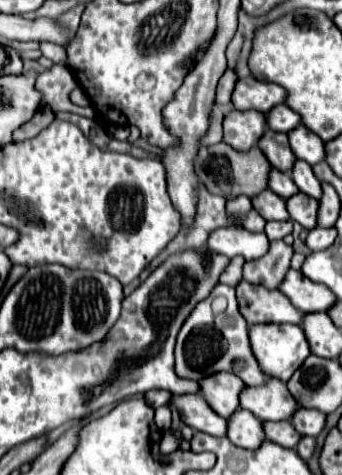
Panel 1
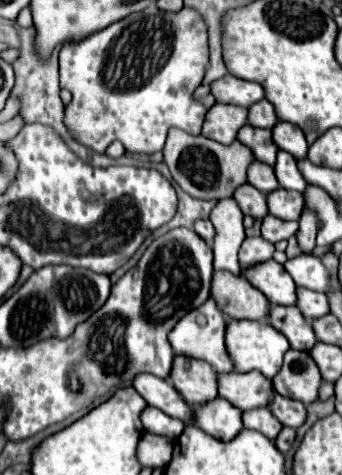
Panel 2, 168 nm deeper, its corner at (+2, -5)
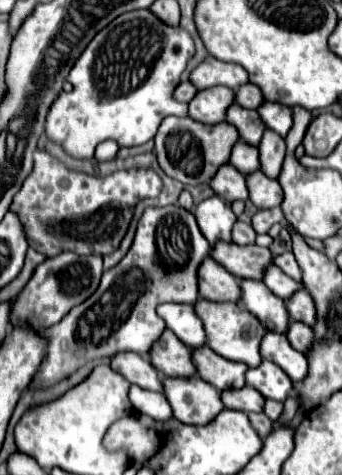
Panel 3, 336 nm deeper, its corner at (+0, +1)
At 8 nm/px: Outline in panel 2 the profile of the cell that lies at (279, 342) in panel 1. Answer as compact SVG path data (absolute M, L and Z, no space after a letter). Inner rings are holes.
M231 320L227 324L227 350L237 372L259 370L267 378L275 378L283 366L283 356L289 352L287 338L269 326L267 320Z

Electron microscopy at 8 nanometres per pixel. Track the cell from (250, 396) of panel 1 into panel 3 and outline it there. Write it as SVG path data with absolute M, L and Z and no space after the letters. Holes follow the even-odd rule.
M201 346L201 350L193 350L193 364L197 366L197 376L201 376L217 390L245 386L245 370L249 366L225 360L217 356L209 346Z

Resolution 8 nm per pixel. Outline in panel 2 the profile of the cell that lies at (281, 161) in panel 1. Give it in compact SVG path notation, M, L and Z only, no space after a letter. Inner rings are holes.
M243 126L239 130L237 136L239 142L243 142L247 148L253 150L255 158L259 162L265 162L269 166L275 166L275 156L279 152L279 148L275 148L271 130L263 130L263 128L253 128L253 126Z

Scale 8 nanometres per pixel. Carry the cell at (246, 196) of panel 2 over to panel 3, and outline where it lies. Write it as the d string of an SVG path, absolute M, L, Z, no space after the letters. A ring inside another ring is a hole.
M229 164L221 166L221 170L217 170L217 174L213 176L213 182L209 182L209 186L217 196L225 198L227 202L247 200L245 178L241 172L233 170L233 166L229 166Z

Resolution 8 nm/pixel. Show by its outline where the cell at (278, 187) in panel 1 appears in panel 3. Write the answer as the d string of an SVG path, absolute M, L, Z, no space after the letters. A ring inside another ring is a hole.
M237 140L237 146L233 146L233 154L229 156L229 164L233 164L241 174L251 174L259 170L259 152L255 146Z

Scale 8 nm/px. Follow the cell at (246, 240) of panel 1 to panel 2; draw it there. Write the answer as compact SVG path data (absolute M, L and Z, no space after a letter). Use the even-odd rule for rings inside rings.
M199 220L199 222L195 222L195 232L205 240L205 242L213 242L213 238L215 238L215 228L213 228L213 224L209 222L209 220Z

